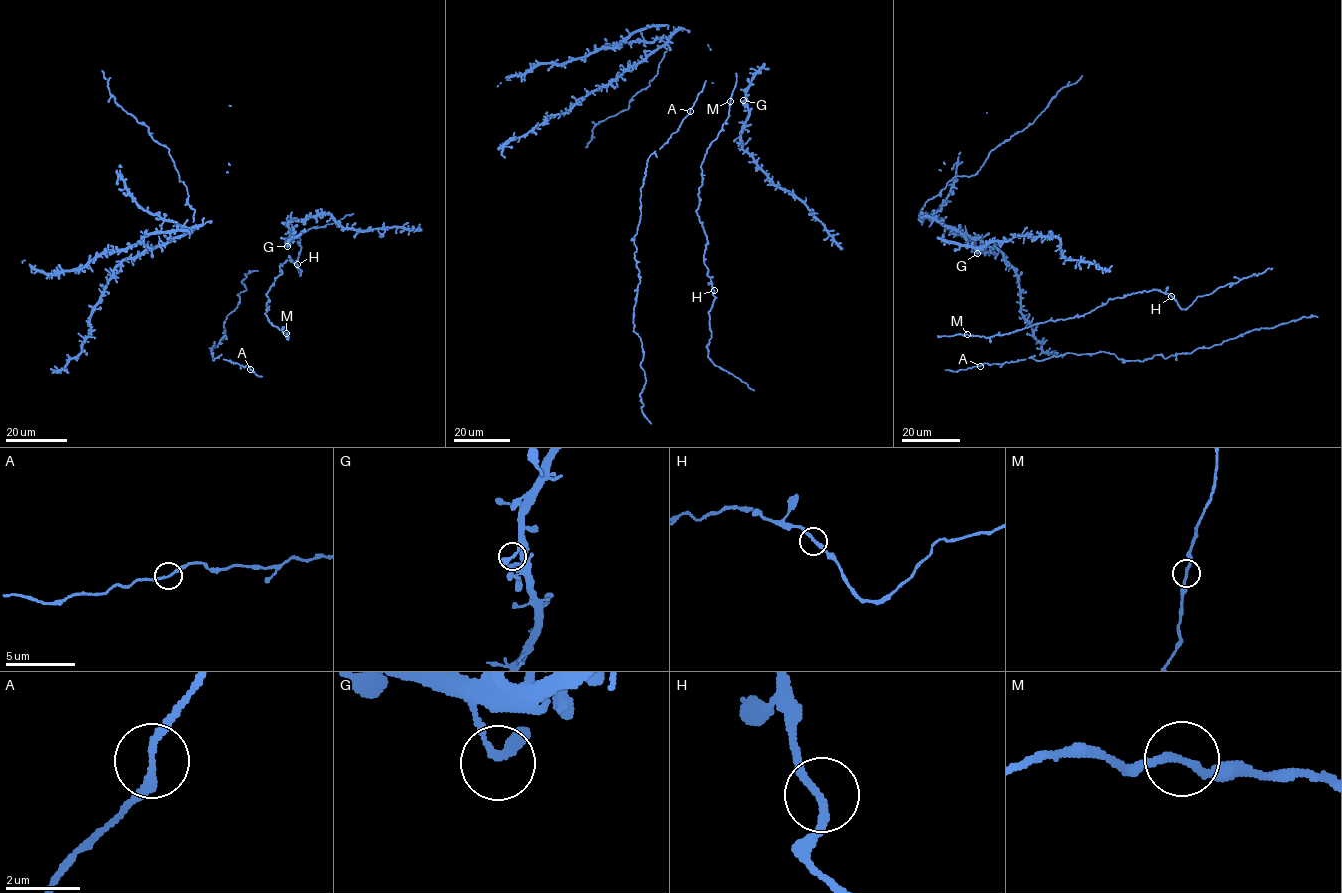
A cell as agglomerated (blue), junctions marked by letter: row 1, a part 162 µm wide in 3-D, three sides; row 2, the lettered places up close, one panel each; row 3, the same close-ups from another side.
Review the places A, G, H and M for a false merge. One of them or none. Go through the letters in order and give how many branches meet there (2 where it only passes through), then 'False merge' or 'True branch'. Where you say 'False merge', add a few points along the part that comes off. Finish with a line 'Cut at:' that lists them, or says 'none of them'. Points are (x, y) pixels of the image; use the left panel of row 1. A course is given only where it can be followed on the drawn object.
A: Branches: 2. True branch
G: Branches: 2. True branch
H: Branches: 2. True branch
M: Branches: 2. True branch
Cut at: none of them

